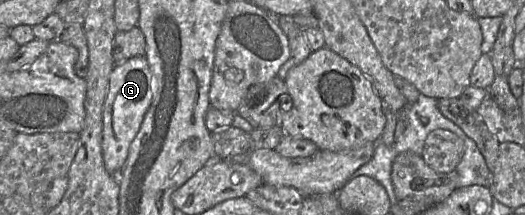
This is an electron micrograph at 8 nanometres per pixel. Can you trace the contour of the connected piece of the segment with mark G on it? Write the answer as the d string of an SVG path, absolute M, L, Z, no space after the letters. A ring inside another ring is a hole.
M145 56L132 57L115 64L103 104L102 155L105 169L117 177L126 163L129 147L140 130L144 116L152 102L152 72Z

